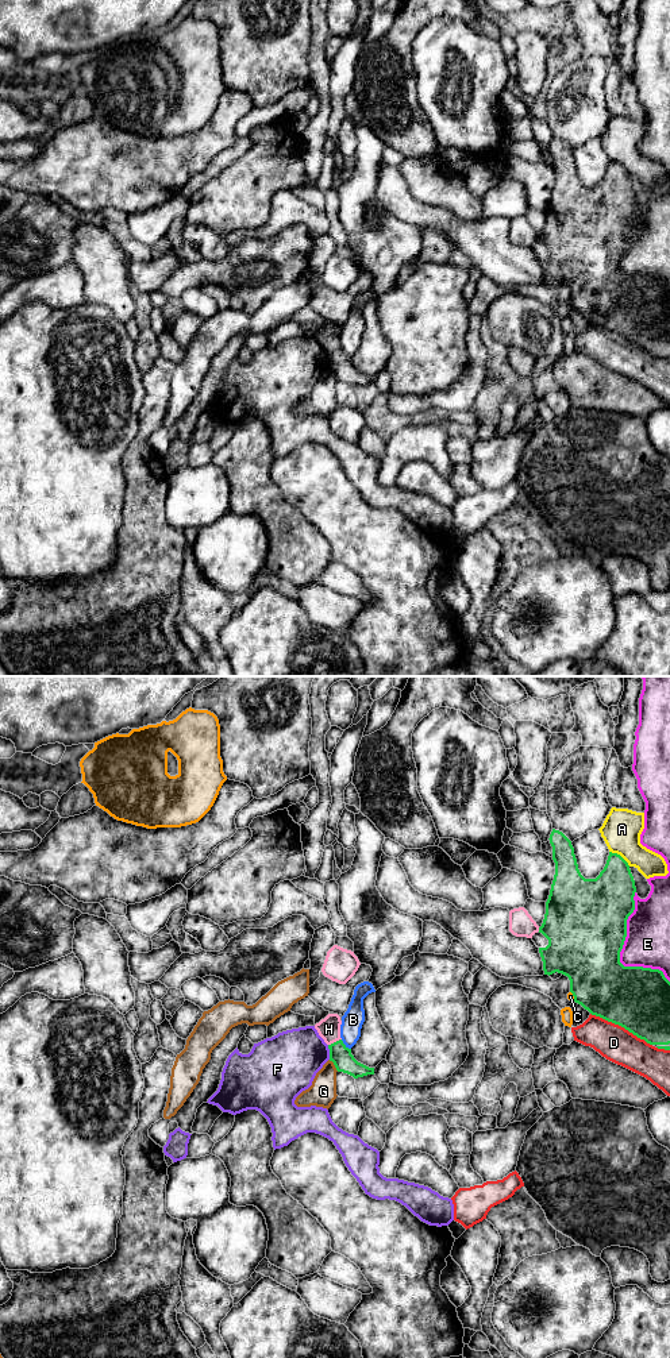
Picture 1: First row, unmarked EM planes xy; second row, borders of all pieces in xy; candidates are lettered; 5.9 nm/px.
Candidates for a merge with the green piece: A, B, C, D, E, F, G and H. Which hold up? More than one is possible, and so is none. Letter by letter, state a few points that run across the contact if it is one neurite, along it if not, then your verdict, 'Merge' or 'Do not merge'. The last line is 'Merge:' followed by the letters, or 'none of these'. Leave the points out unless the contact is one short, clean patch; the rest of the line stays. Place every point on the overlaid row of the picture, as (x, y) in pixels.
A: Do not merge
B: Line: xy (341, 1040), (350, 1049). Do not merge
C: Do not merge
D: Do not merge
E: Do not merge
F: Line: xy (327, 1045), (330, 1058). Do not merge
G: Line: xy (328, 1060), (338, 1071). Do not merge
H: Do not merge
Merge: none of these

